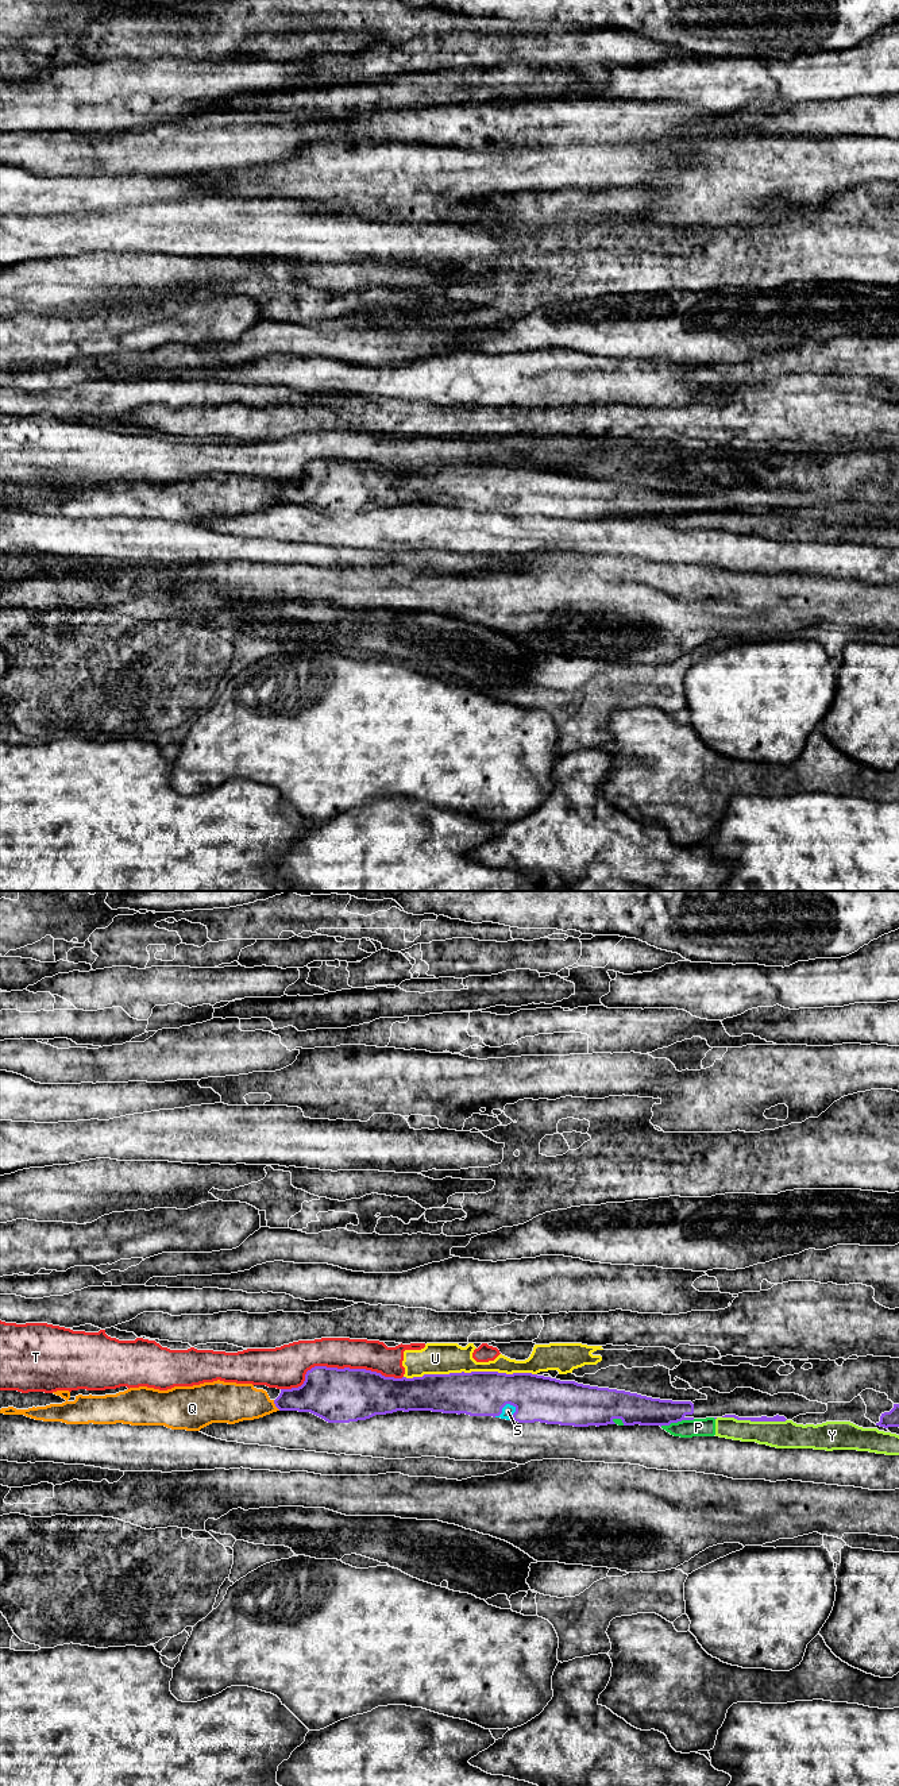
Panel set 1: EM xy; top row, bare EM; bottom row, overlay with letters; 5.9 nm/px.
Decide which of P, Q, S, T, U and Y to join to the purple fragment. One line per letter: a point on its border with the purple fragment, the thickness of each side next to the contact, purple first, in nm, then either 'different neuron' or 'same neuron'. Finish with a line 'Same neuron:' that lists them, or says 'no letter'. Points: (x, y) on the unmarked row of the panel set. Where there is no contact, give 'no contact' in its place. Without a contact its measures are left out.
P: xy (676, 515) | 180/110 nm | different neuron
Q: xy (276, 498) | 220/240 nm | different neuron
S: xy (504, 498) | 280/70 nm | different neuron
T: xy (336, 461) | 320/200 nm | different neuron
U: xy (471, 465) | 280/190 nm | different neuron
Y: xy (755, 513) | 40/160 nm | different neuron
Same neuron: no letter

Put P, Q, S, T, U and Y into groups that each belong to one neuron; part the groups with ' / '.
P Y / Q S / T U

